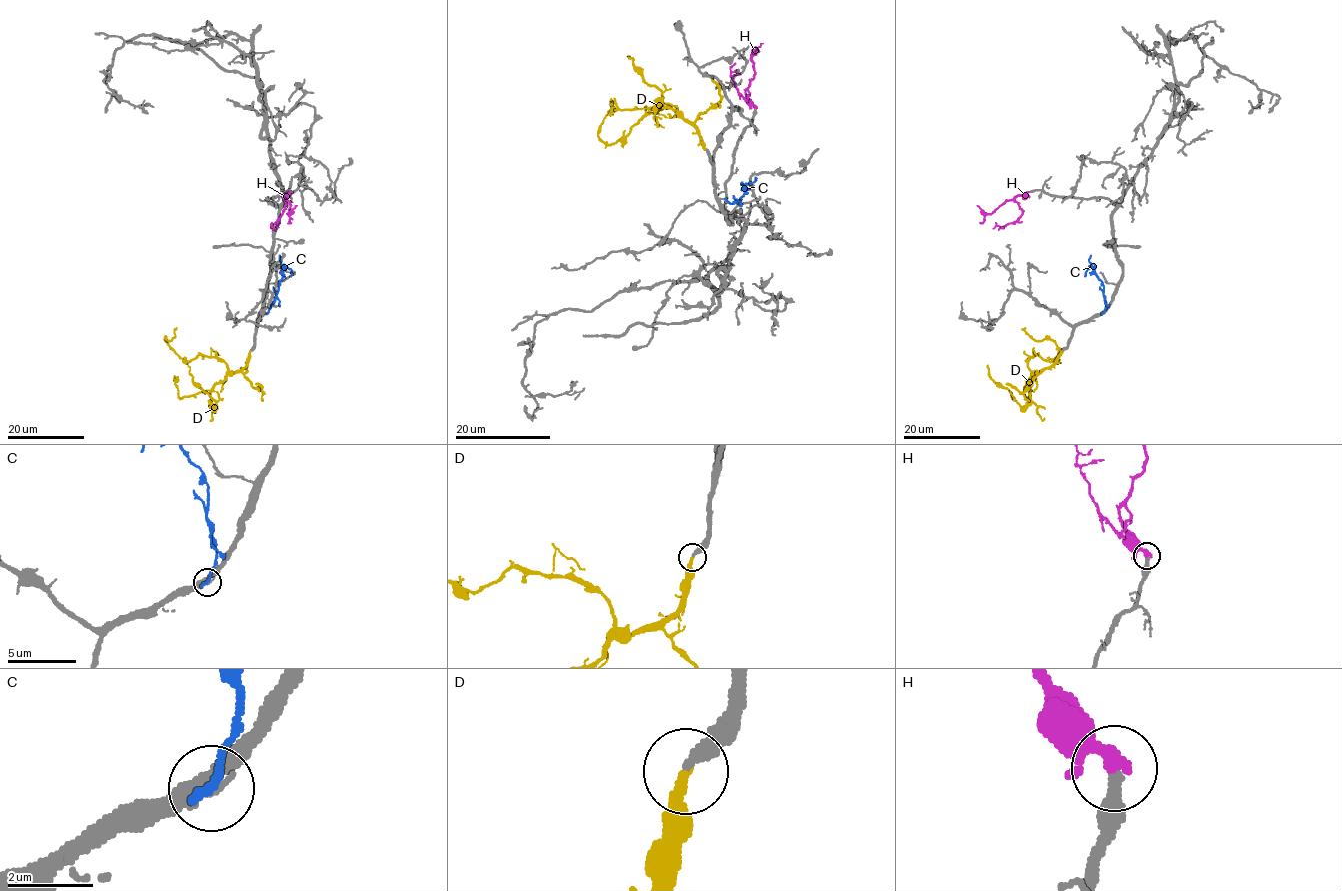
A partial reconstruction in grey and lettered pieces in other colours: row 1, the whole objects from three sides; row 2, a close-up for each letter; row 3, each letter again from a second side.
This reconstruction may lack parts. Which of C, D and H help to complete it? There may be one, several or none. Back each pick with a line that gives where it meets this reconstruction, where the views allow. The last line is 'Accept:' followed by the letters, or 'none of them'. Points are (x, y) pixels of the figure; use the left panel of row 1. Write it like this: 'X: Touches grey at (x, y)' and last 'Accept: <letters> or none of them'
D: Touches grey at (250, 351)
H: Touches grey at (290, 192)
Accept: D, H

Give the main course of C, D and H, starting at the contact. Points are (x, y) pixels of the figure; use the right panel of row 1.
C: (1103, 312), (1103, 285), (1091, 266), (1084, 276)
D: (1061, 352), (1034, 373), (1028, 366), (1030, 358), (1038, 355), (1051, 361), (1057, 346), (1035, 340), (1025, 328)
H: (1029, 191), (1017, 195), (1014, 200), (1022, 215), (1015, 221), (993, 228)

